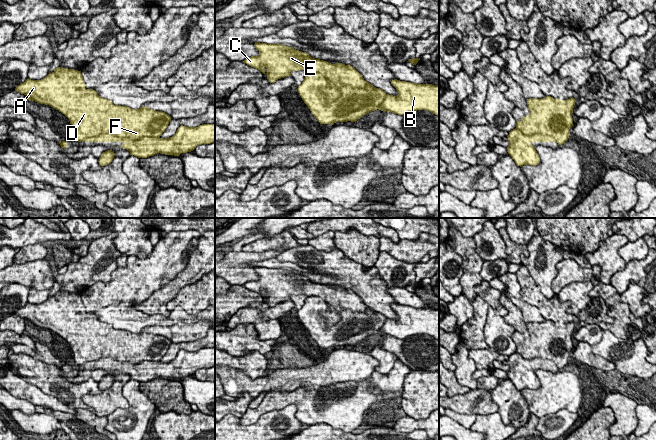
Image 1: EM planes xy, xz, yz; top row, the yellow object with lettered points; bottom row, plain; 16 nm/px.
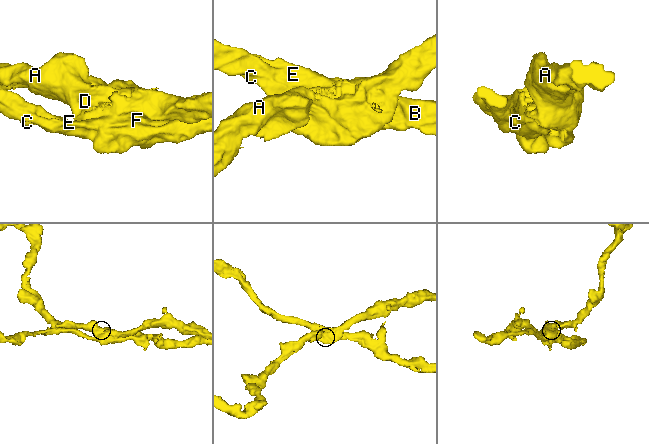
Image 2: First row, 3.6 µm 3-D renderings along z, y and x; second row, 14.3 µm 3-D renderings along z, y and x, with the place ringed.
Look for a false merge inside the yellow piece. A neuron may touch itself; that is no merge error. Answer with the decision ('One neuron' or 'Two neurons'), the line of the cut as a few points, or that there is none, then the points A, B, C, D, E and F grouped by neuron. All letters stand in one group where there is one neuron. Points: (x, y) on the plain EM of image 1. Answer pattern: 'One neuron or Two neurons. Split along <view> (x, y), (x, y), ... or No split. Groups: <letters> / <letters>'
Two neurons. Split along xz (307, 296), (319, 296), (333, 306), (353, 311), (369, 308). Groups: A D F / B C E

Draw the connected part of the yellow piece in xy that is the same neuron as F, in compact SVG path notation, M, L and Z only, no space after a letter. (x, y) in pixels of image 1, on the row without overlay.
M57 291L41 304L28 302L15 315L64 338L78 366L102 366L112 360L132 364L159 362L172 343L146 330L132 333L114 329L95 314L86 313L81 295L74 293Z

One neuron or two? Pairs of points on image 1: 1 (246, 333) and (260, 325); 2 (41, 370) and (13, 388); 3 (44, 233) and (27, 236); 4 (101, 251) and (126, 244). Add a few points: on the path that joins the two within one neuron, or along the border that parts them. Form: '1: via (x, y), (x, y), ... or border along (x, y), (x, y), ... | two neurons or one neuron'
1: border along (230, 328), (252, 324), (259, 339), (275, 339) | two neurons
2: border along (10, 369), (27, 382), (37, 386), (44, 393) | two neurons
3: via (40, 233), (33, 233), (31, 235) | one neuron
4: border along (112, 232), (116, 234), (113, 244), (121, 253) | two neurons

